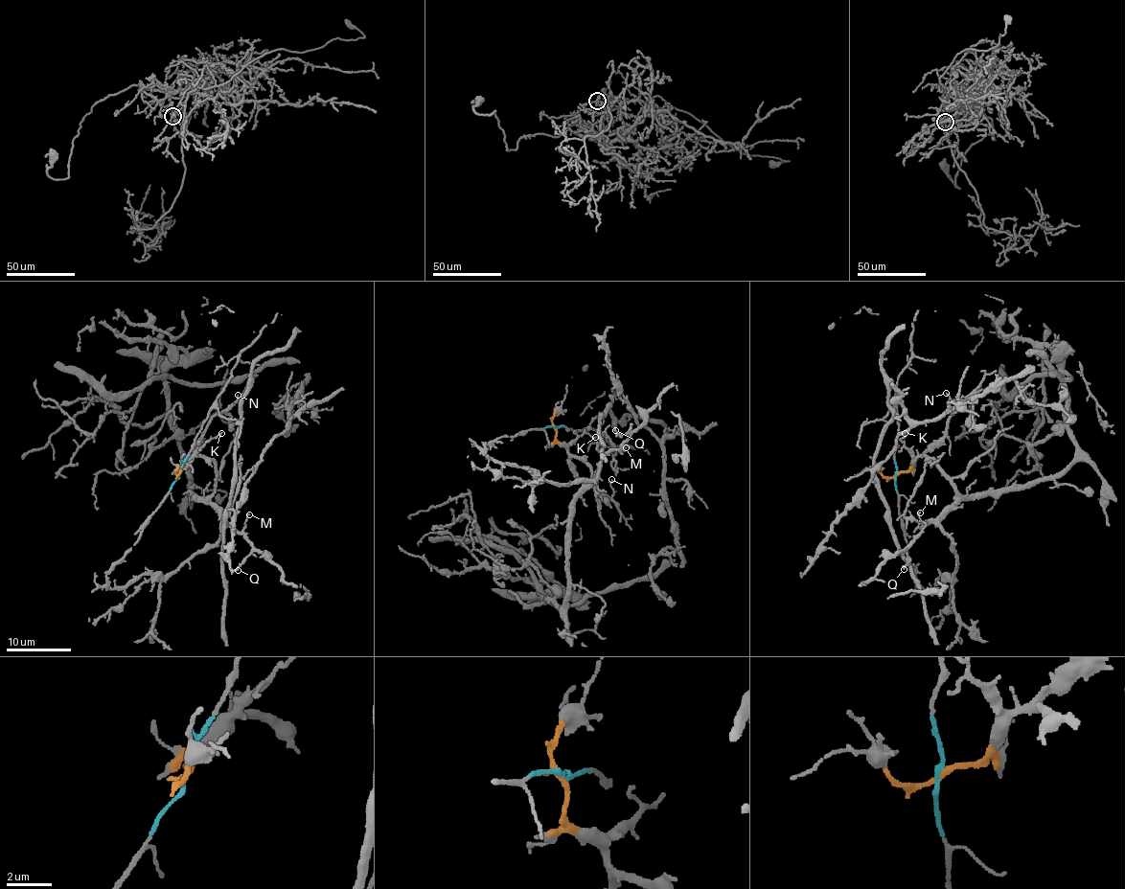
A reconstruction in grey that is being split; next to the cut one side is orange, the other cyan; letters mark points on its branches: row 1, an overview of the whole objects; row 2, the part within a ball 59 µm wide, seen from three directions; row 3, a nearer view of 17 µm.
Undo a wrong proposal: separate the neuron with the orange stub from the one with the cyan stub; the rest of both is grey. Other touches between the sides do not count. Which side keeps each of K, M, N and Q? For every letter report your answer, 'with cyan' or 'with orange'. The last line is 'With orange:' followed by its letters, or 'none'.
K: with orange
M: with orange
N: with orange
Q: with orange
With orange: K, M, N, Q

